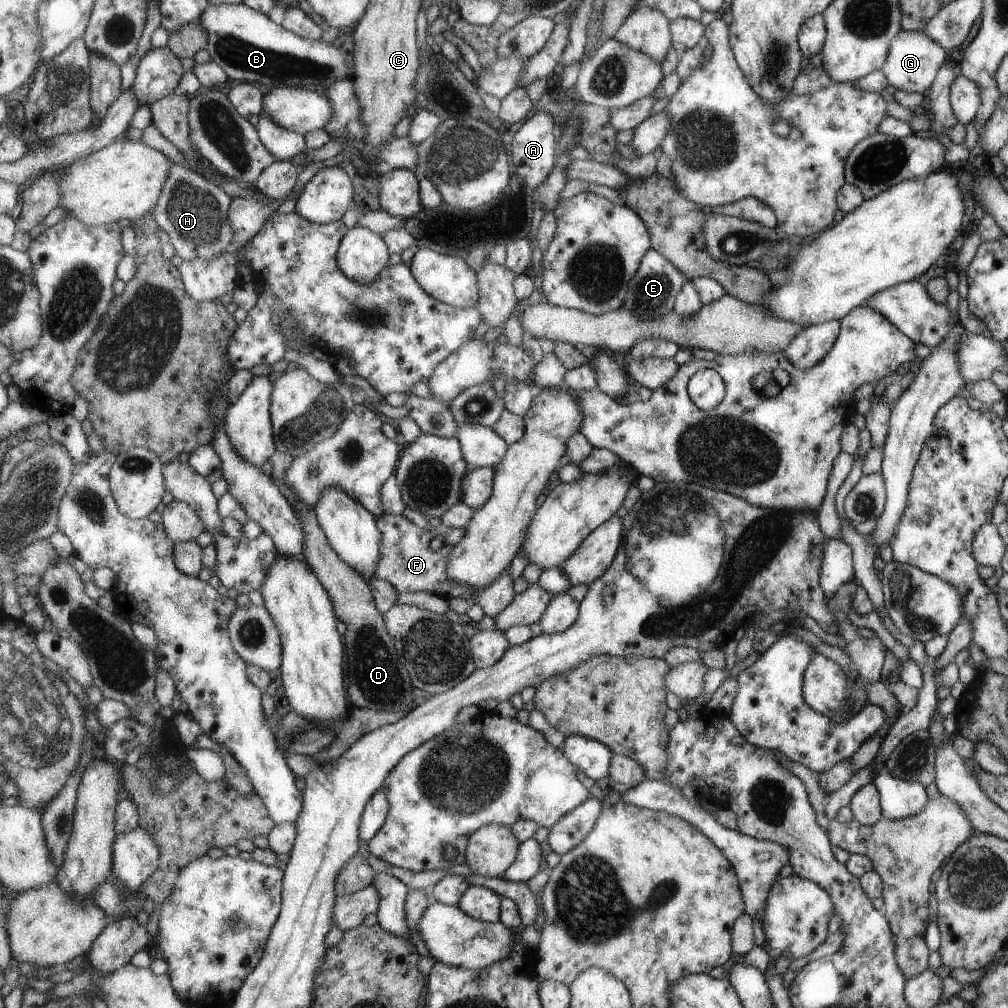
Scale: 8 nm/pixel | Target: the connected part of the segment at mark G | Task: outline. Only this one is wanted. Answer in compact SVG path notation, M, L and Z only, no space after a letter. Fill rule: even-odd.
M904 31L891 37L887 49L887 56L880 68L889 85L903 92L917 92L922 94L931 88L940 66L947 58L947 52L937 41L934 41L925 31Z

